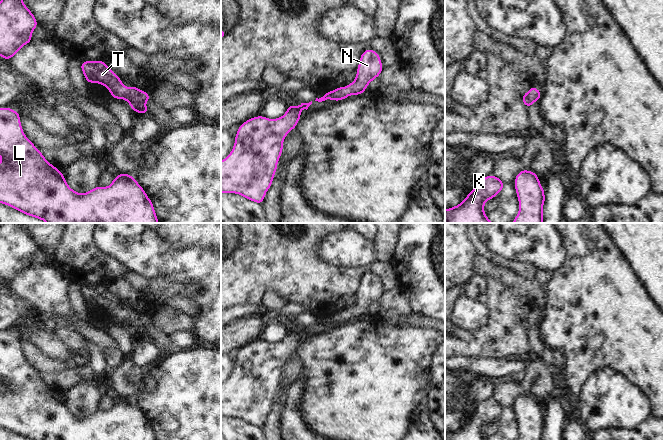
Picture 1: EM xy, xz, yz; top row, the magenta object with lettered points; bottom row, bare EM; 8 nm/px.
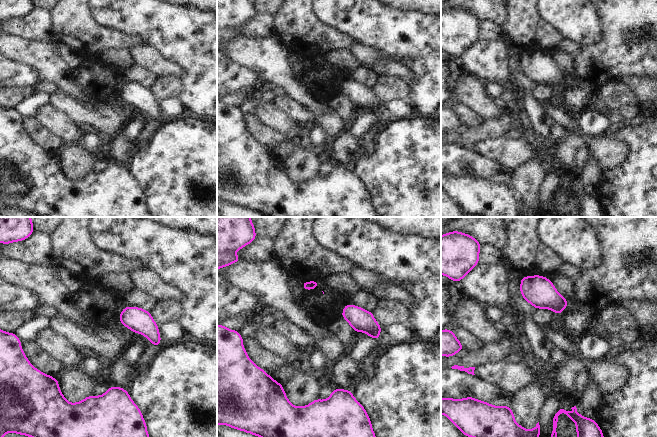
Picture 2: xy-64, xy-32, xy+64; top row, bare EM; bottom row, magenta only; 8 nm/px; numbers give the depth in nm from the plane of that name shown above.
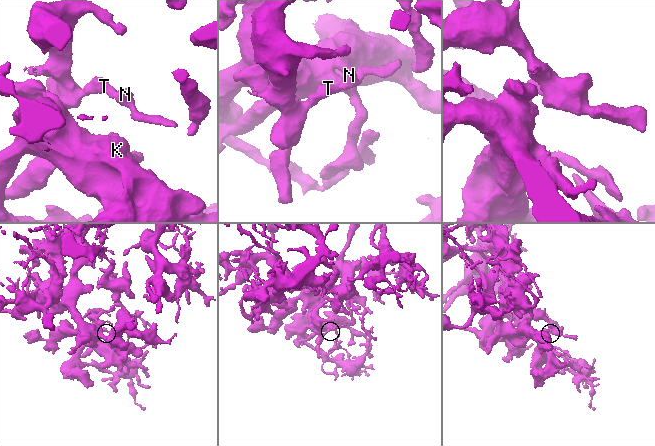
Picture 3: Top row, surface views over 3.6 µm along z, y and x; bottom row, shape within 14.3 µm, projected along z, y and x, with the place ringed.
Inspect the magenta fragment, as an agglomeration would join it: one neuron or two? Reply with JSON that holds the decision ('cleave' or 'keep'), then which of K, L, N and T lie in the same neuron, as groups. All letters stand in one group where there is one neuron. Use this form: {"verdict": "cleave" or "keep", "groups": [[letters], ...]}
{"verdict": "keep", "groups": [["K", "L", "N", "T"]]}

